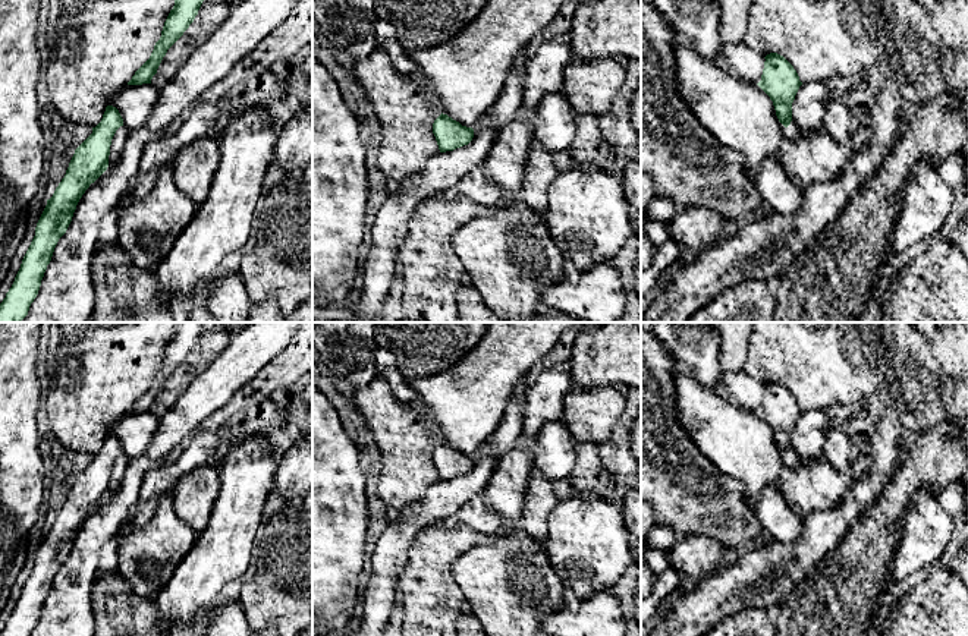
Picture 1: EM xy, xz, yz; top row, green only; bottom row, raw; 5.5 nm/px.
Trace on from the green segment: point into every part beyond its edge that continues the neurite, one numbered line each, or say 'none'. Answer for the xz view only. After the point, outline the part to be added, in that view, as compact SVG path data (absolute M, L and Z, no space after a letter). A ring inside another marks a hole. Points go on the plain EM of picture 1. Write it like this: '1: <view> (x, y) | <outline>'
none

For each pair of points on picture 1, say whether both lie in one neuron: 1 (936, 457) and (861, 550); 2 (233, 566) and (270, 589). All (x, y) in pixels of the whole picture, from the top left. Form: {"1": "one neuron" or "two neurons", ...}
{"1": "one neuron", "2": "two neurons"}

